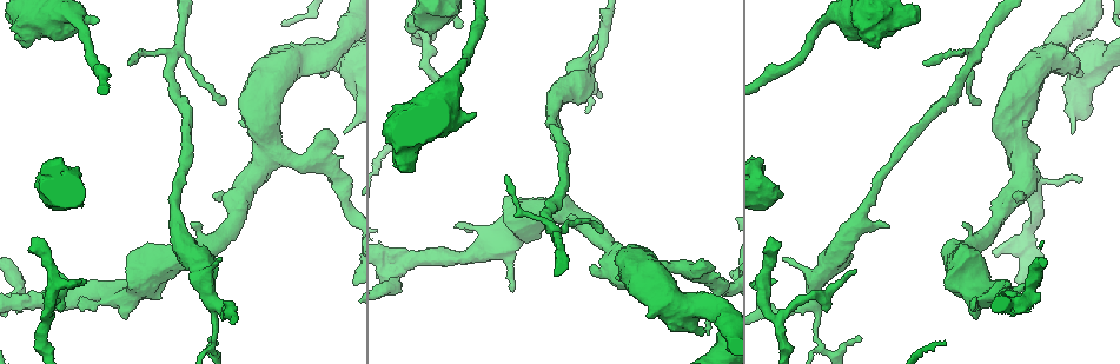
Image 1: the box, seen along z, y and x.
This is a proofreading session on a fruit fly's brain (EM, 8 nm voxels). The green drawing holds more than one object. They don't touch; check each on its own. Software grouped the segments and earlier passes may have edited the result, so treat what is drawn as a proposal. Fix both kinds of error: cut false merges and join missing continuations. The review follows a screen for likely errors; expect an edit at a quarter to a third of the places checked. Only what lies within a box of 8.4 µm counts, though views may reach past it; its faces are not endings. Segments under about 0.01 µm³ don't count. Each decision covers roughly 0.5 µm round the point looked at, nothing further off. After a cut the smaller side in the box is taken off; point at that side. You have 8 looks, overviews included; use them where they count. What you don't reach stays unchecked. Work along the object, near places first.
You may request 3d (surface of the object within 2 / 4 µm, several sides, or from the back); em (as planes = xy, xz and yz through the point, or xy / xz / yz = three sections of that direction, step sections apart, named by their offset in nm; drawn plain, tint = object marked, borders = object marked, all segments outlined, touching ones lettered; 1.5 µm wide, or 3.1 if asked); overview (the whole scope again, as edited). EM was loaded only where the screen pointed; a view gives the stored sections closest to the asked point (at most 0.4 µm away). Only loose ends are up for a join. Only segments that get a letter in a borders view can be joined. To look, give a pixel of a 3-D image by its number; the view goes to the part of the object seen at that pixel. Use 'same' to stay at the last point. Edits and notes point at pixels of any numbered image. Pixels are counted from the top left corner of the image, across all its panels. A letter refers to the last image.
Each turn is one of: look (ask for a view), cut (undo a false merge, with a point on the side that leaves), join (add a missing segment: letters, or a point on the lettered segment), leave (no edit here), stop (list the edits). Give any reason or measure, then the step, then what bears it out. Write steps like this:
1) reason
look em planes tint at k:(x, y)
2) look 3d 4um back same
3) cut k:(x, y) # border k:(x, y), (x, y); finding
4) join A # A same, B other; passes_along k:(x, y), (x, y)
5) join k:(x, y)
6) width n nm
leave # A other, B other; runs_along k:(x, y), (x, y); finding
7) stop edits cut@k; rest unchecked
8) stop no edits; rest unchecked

look em planes borders at 1:(855, 271)

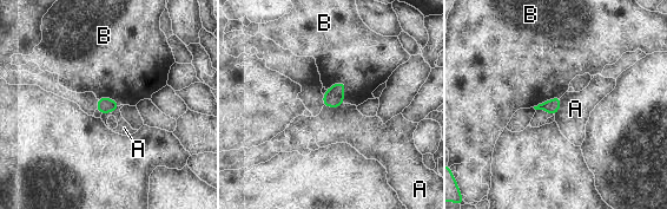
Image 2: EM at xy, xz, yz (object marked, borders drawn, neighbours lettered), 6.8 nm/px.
leave # A other, B other; border 2:(343, 103), (335, 108), (323, 106); none of them fits

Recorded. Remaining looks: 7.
free end
look em planes borders at 1:(781, 196)

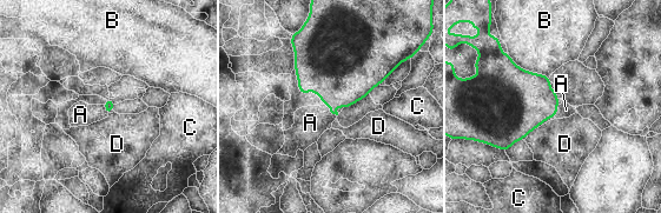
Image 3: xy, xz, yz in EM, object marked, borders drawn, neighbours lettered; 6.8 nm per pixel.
join A # A same, B other, C other, D other; passes_along 3:(522, 100), (557, 110), (566, 110); it goes on there

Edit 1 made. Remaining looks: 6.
look 3d 2um at 1:(208, 248)

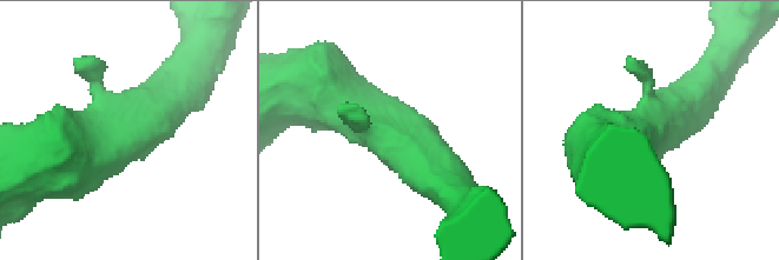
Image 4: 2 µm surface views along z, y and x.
need the tissue
look em xy step 8 tint at 4:(391, 129)

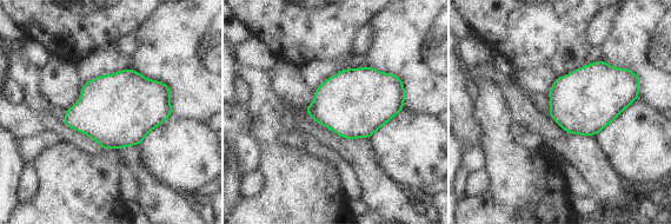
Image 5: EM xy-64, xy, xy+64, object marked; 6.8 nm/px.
another direction
look em planes borders same

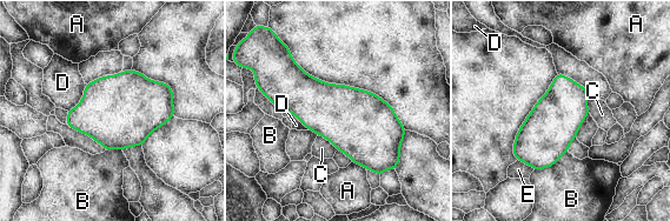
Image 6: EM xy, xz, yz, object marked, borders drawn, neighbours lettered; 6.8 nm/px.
leave # A other, B other, C other, D other, E other; border 6:(318, 134), (324, 136), (337, 149); all the same neuron

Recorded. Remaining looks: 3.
stop edits join@3; rest unchecked

